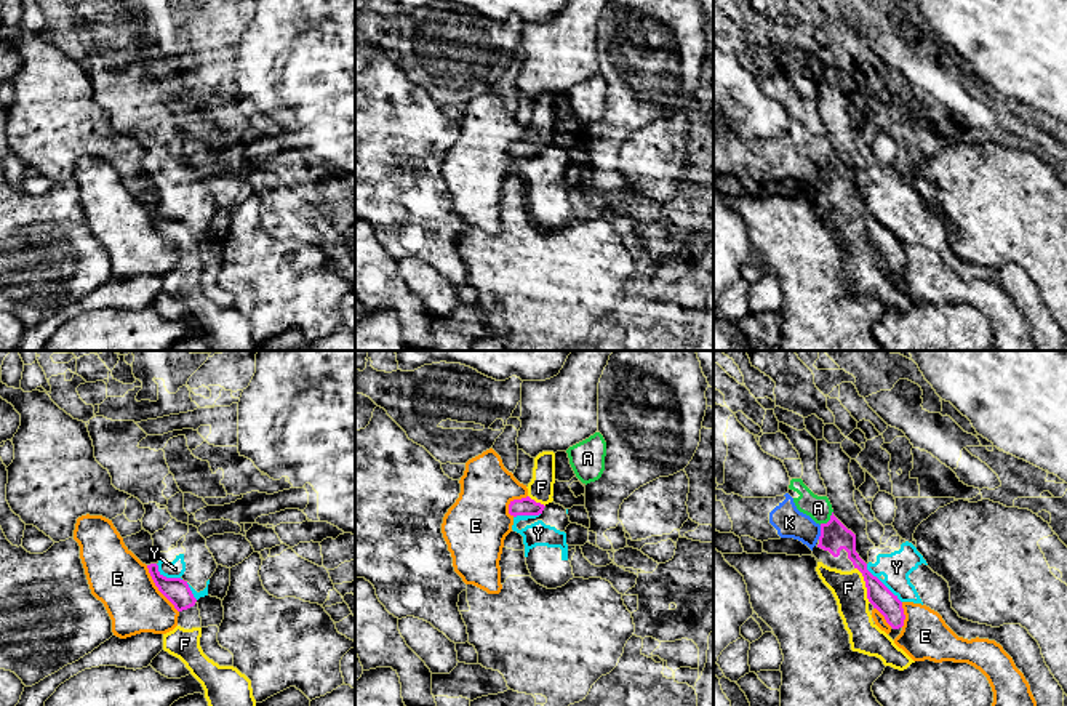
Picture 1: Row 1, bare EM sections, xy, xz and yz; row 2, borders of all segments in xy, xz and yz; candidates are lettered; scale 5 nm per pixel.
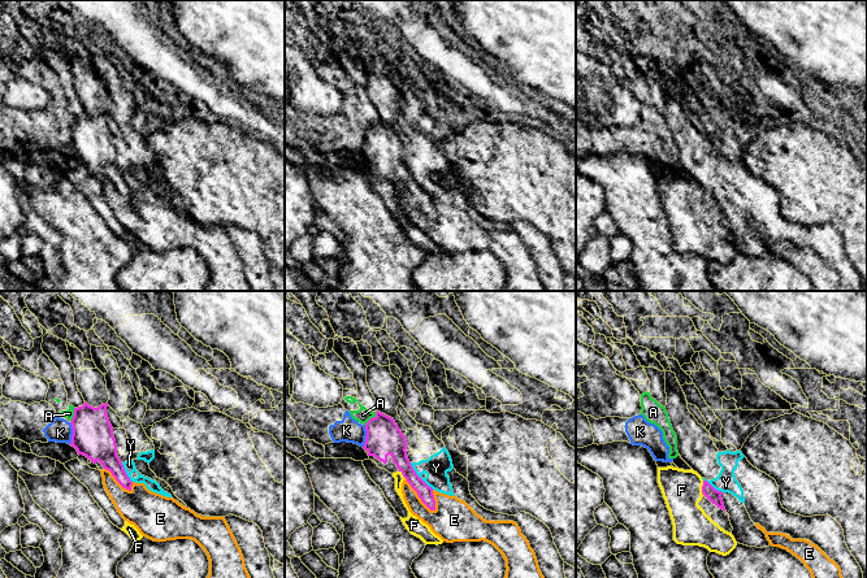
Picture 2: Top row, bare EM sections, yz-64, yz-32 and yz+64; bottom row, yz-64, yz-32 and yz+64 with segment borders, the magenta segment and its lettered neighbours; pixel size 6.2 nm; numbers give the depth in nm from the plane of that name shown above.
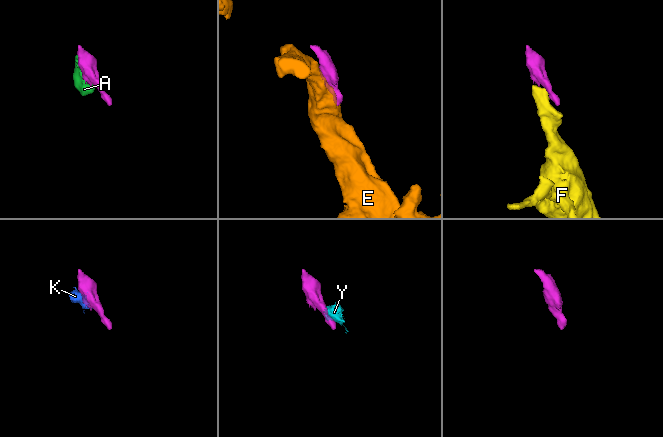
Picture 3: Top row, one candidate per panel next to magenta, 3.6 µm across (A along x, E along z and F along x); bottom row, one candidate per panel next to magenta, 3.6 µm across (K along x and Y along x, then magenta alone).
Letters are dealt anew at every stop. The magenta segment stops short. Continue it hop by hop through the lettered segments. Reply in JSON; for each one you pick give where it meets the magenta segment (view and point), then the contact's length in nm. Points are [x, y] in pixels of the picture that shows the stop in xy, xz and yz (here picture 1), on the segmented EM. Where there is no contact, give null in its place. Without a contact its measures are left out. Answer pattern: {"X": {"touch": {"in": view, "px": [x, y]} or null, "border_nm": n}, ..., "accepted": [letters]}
{"F": {"touch": {"in": "yz", "px": [866, 585]}, "border_nm": 200}, "accepted": ["F"]}

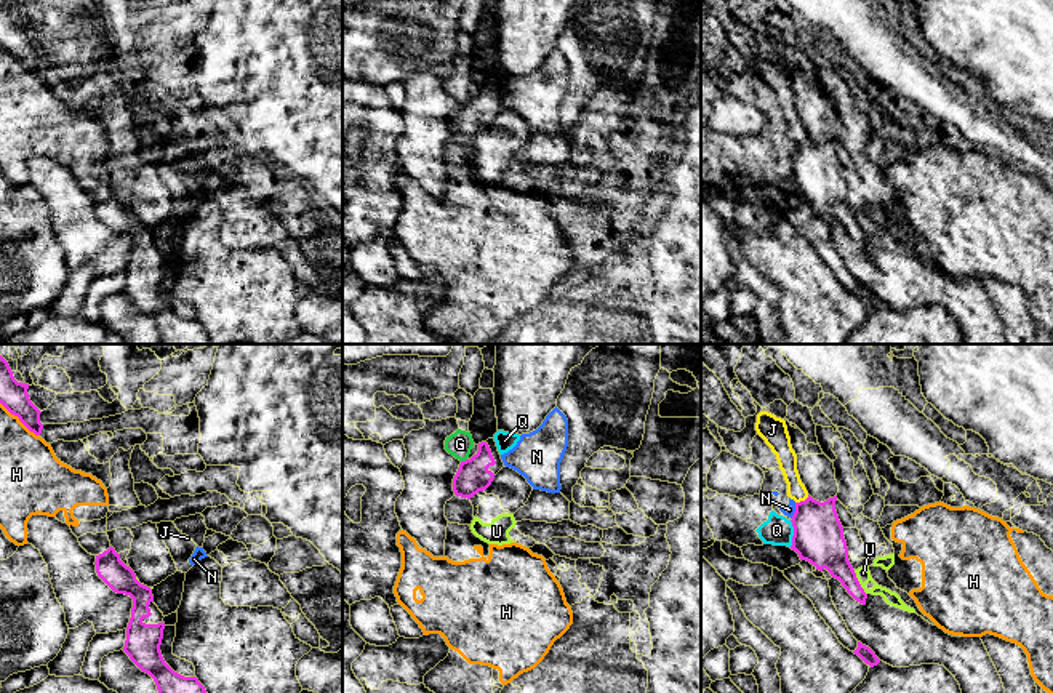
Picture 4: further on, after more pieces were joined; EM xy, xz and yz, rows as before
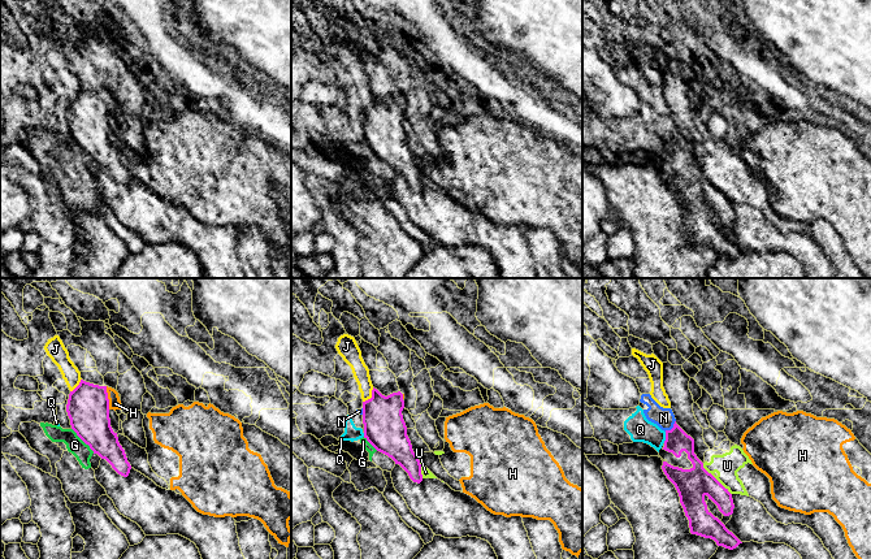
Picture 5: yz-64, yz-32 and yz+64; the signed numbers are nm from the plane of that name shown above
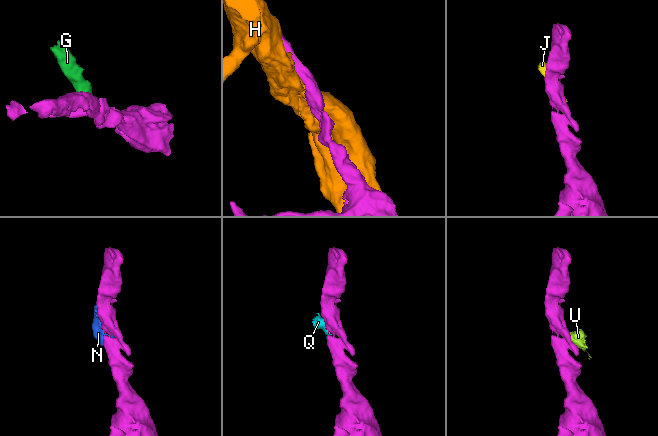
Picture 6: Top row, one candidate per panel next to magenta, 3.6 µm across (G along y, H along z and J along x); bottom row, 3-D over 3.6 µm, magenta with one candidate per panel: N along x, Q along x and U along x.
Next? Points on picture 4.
{"accepted": []}

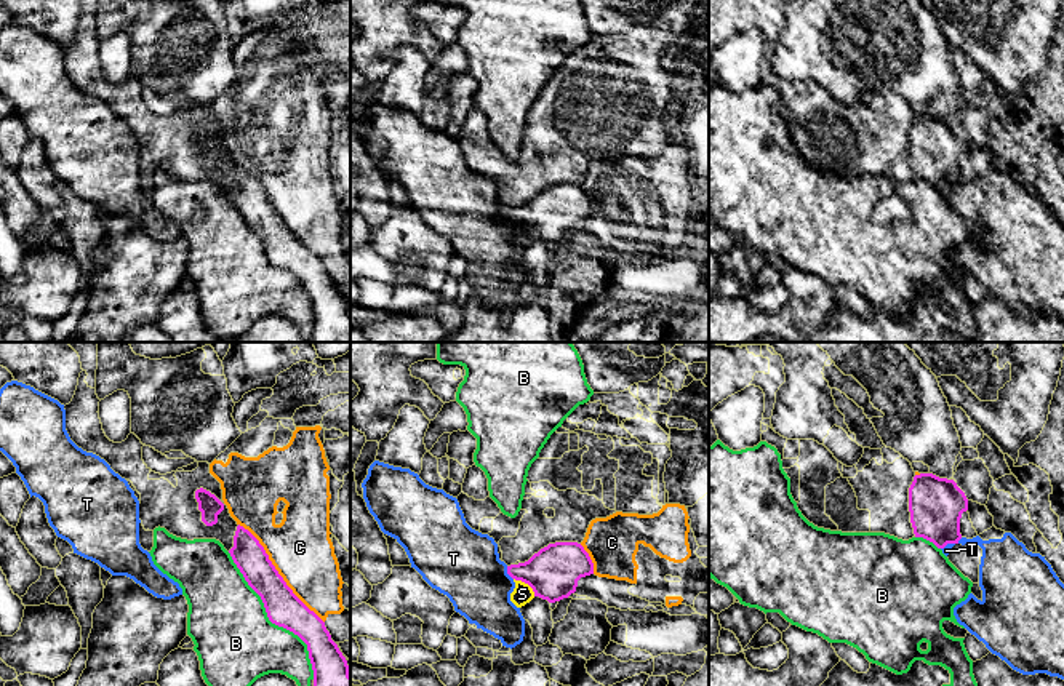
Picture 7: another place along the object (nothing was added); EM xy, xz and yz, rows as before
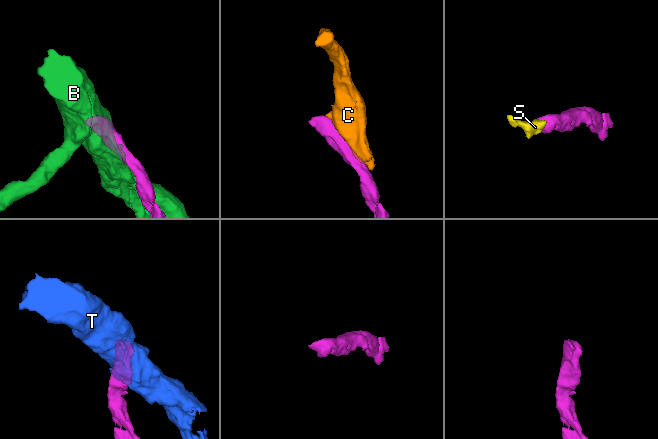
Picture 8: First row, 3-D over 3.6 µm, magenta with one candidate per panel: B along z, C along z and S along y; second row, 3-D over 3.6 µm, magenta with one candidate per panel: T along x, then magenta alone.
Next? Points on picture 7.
{"S": {"touch": {"in": "xz", "px": [527, 582]}, "border_nm": 140}, "accepted": ["S"]}

